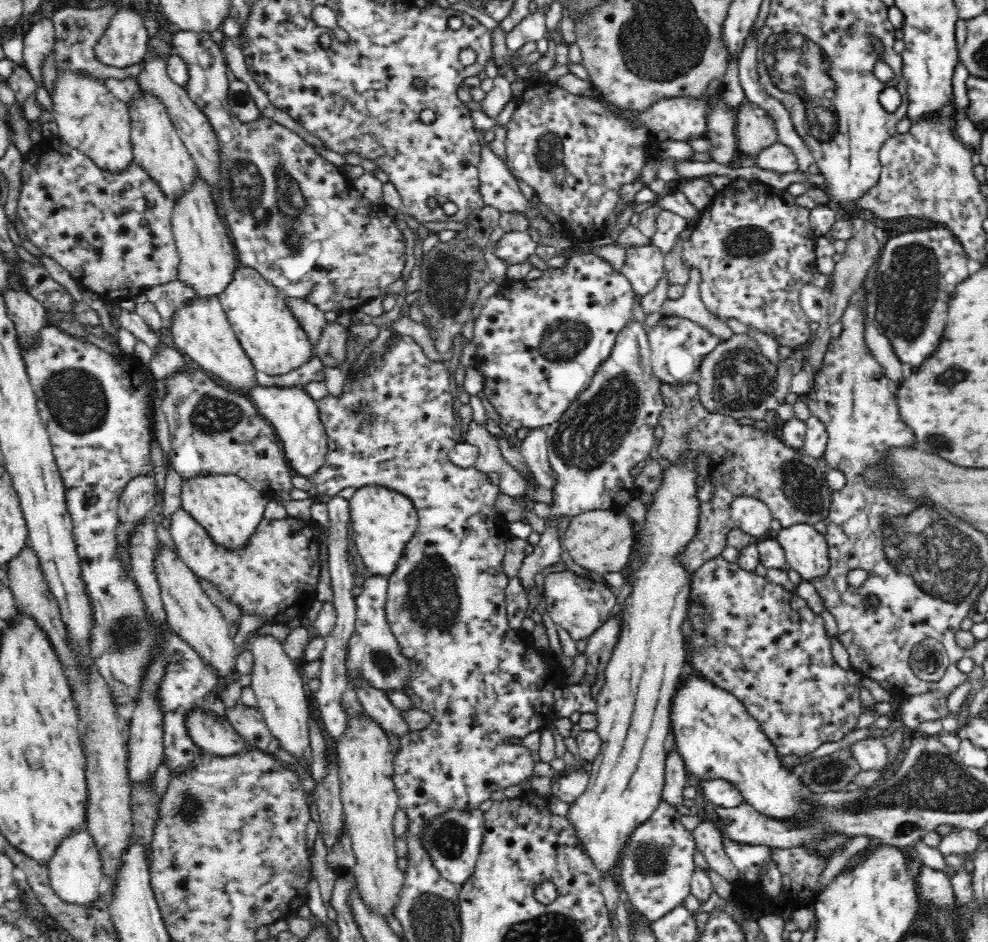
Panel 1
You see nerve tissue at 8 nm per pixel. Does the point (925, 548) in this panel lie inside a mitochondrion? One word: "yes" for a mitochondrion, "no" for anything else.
yes

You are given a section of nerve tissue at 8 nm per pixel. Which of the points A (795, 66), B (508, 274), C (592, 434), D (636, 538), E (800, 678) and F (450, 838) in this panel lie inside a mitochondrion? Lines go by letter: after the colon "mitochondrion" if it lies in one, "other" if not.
A: mitochondrion
B: other
C: mitochondrion
D: other
E: other
F: mitochondrion

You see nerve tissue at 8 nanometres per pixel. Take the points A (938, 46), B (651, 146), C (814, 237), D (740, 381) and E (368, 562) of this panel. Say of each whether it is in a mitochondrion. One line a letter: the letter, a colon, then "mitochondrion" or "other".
A: other
B: other
C: other
D: mitochondrion
E: other

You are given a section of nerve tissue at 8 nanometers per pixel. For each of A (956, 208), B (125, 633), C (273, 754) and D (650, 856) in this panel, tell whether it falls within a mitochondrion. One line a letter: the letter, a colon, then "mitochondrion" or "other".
A: other
B: mitochondrion
C: other
D: mitochondrion

